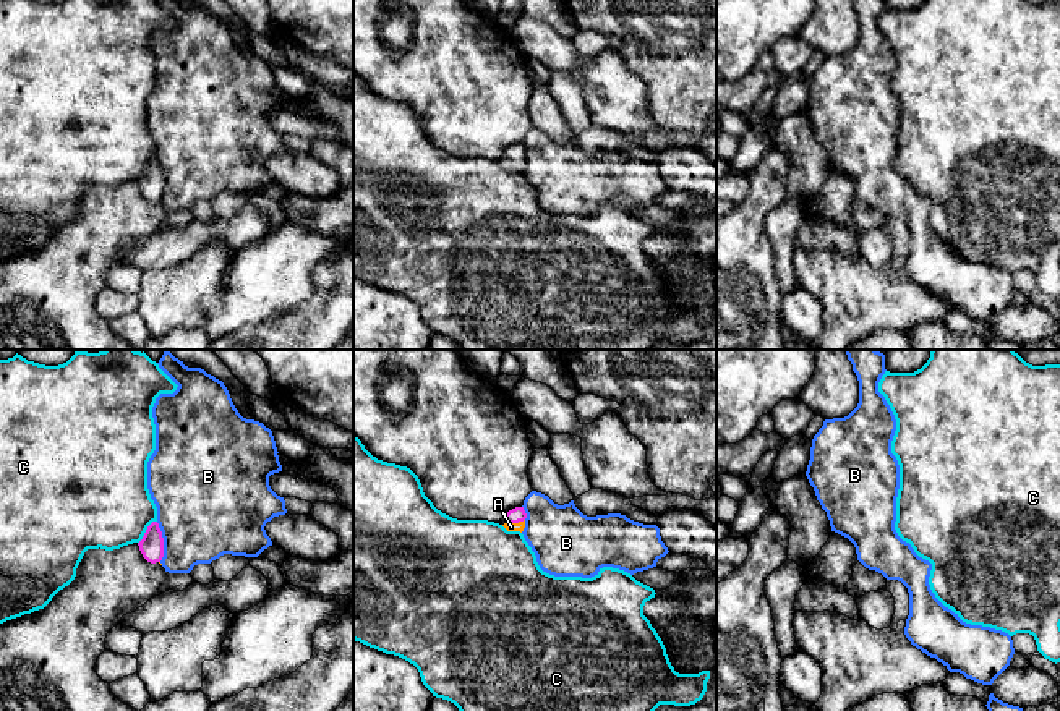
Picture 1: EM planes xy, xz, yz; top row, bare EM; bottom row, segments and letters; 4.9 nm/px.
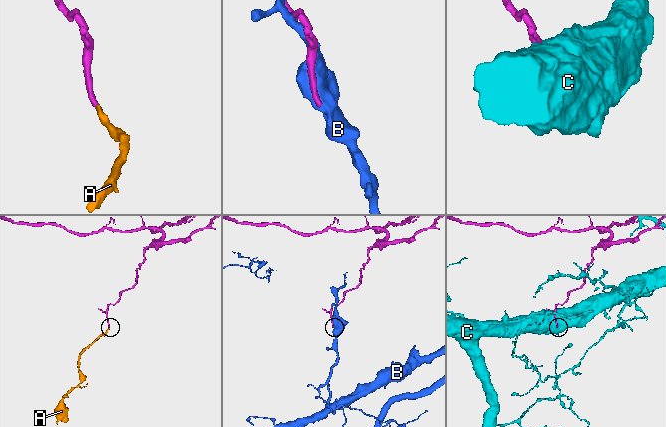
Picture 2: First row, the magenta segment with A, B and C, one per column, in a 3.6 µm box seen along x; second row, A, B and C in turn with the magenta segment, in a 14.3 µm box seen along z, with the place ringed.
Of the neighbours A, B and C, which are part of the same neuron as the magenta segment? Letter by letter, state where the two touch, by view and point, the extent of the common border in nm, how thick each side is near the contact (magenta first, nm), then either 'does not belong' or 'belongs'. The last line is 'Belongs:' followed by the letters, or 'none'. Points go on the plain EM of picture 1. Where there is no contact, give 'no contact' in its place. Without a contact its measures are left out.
A: xz (514, 159) | 100 nm | 70/50 nm | belongs
B: xy (162, 178) | 200 nm | 120/460 nm | does not belong
C: xy (146, 169) | 150 nm | 120/440 nm | does not belong
Belongs: A

